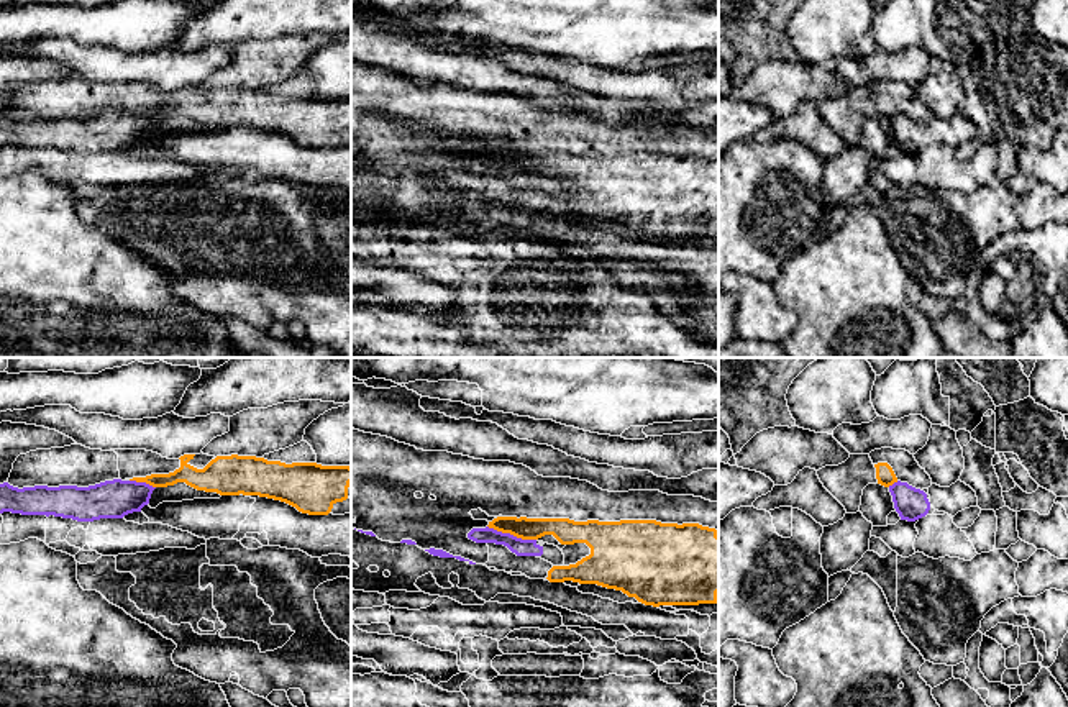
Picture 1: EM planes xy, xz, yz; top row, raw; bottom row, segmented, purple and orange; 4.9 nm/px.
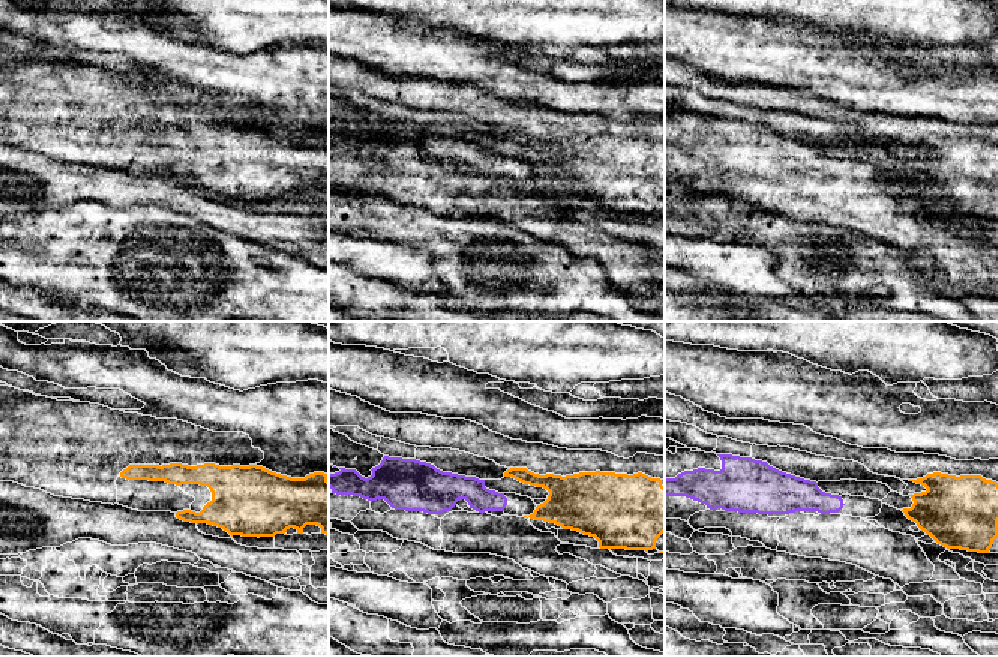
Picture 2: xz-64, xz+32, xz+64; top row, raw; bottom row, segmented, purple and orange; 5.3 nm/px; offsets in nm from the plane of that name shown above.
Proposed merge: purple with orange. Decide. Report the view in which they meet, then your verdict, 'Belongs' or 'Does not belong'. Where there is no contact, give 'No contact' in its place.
Touches purple in xz. Does not belong

